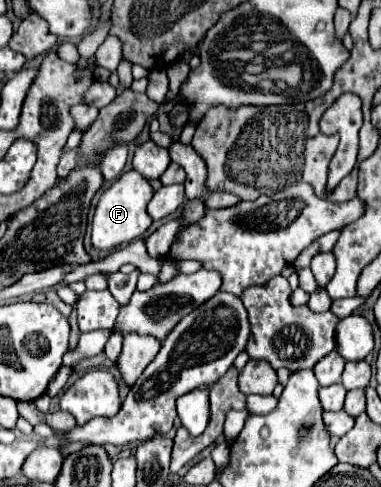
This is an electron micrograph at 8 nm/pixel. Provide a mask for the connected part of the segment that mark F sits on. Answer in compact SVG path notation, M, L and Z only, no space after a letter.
M126 171L120 175L120 179L116 179L116 183L112 187L108 187L96 207L94 213L94 223L92 223L92 245L96 249L116 249L120 245L128 245L134 239L142 237L150 225L152 225L152 217L146 213L146 205L152 199L152 185L148 179L144 179L138 171Z

